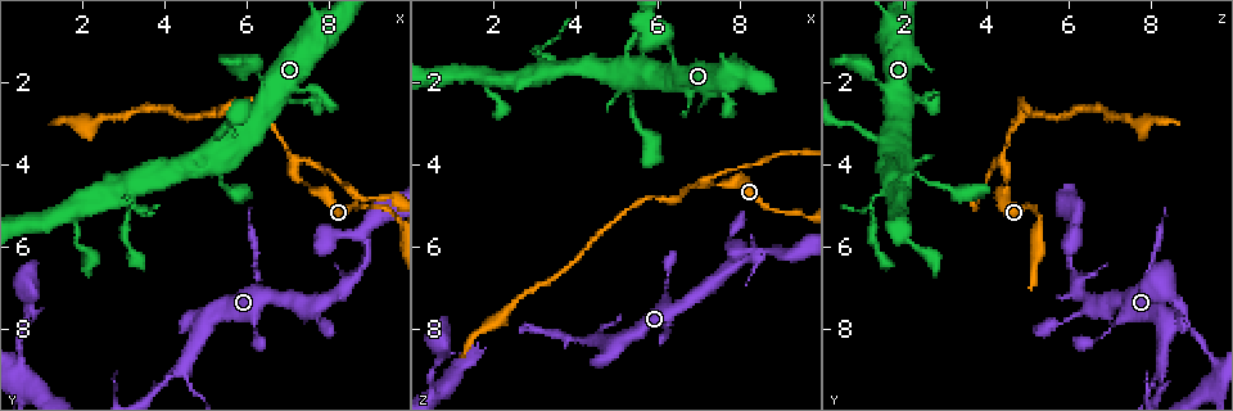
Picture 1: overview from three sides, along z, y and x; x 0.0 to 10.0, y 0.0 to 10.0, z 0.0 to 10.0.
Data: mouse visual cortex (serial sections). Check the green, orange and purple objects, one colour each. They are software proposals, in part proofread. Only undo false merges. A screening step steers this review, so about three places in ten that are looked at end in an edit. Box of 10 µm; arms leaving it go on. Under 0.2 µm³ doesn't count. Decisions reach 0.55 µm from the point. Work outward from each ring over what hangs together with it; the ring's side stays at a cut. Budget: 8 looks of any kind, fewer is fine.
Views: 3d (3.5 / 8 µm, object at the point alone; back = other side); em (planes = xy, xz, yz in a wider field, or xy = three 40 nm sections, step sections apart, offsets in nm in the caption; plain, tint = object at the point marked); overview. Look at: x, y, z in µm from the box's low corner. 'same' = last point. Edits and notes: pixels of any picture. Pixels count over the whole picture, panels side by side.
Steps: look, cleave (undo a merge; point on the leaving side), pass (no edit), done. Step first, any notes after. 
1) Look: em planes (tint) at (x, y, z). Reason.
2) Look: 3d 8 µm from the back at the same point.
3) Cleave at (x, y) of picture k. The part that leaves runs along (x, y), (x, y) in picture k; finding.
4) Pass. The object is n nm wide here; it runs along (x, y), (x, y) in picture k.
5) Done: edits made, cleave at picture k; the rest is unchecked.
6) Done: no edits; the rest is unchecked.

Look: em xy step 5 (tint) at (7.20, 4.00, 4.40). Sharp bend.

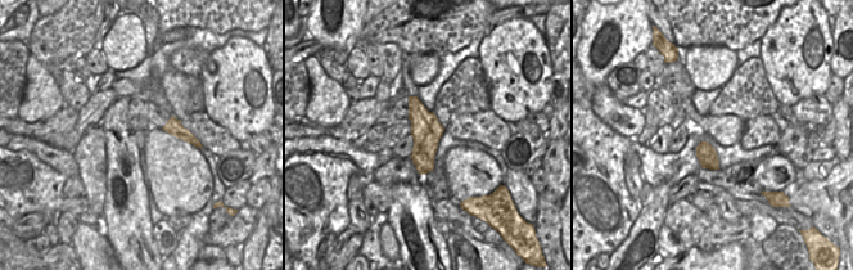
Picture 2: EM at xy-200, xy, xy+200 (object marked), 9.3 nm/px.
Look: 3d 3.5 µm at the same point.

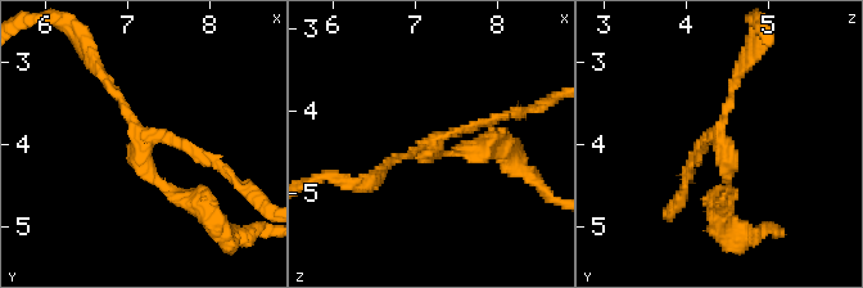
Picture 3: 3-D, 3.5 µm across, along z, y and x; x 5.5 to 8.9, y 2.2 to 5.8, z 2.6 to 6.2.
Cleave at (188, 147) of picture 3. Two cells meet here.

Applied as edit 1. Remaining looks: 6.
Look: 3d 3.5 µm from the back at (8.15, 7.20, 6.40). A narrow waist.

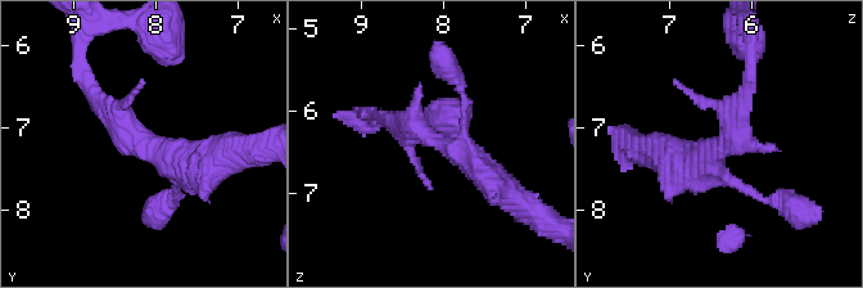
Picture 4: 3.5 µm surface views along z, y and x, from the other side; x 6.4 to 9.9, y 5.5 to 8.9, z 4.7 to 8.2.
Look: em xy step 2 (plain) at (8.10, 7.25, 6.35). Shape alone is not enough.

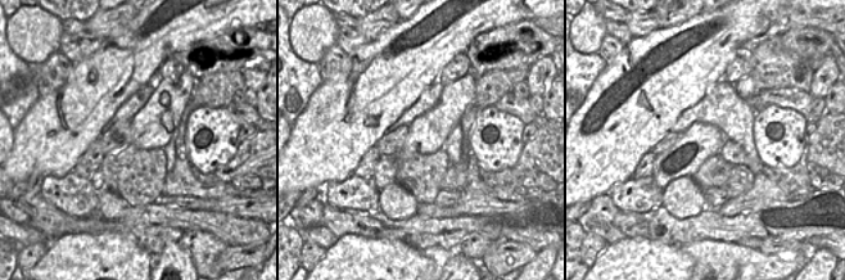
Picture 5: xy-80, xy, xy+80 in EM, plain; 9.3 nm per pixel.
Look: em xy step 2 (tint) at the same point. Where the object lies.

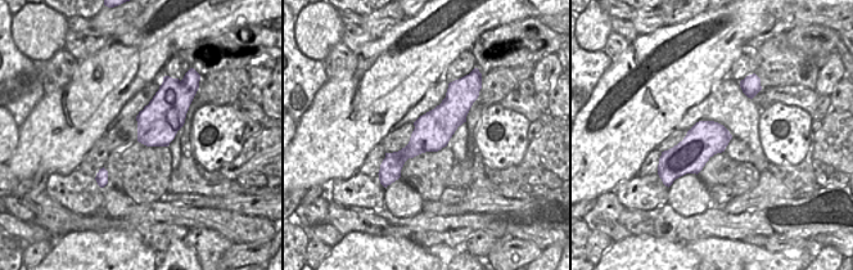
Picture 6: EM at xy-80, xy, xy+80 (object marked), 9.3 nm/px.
Pass. It runs along (455, 89), (455, 106), (391, 178) in picture 6; continuous, no second cell.

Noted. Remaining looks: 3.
Look: overview. Redraw.

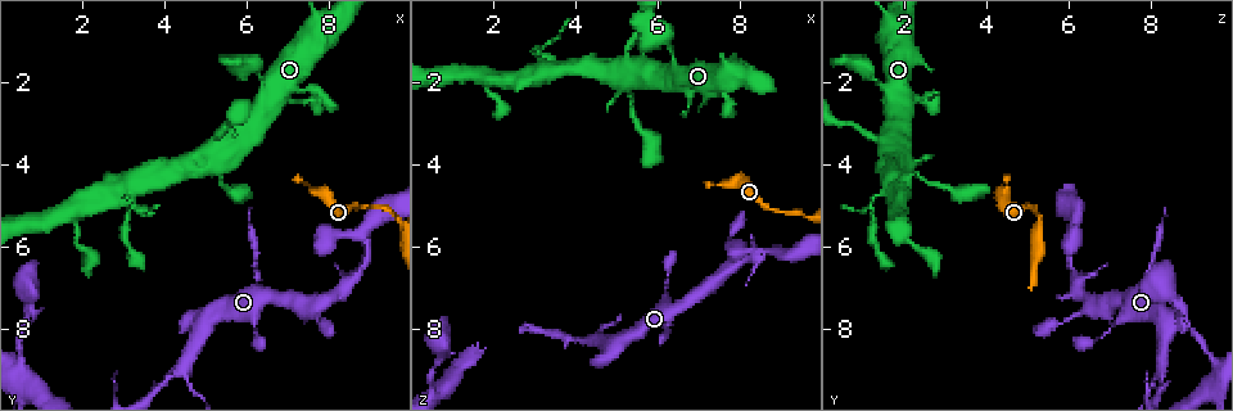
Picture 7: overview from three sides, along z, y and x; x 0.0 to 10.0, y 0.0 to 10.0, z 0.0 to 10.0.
Look: 3d 8 µm at (4.80, 3.90, 1.80). Sudden change in width.

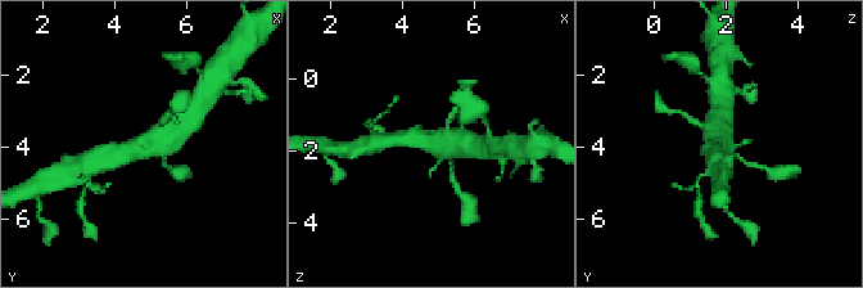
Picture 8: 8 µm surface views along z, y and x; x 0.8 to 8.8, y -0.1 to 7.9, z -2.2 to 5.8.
Look: em xy step 5 (tint) at the same point.

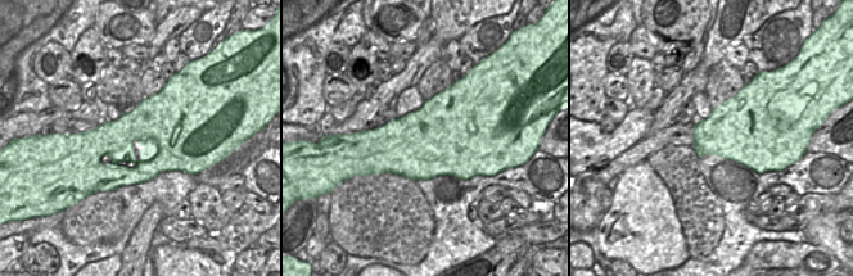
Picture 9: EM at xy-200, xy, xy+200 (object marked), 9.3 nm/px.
Pass. It runs along (185, 116), (157, 140), (122, 151) in picture 8; one cell here.

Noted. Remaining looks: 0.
Done: edits made, cleave at picture 3; the rest is unchecked.

